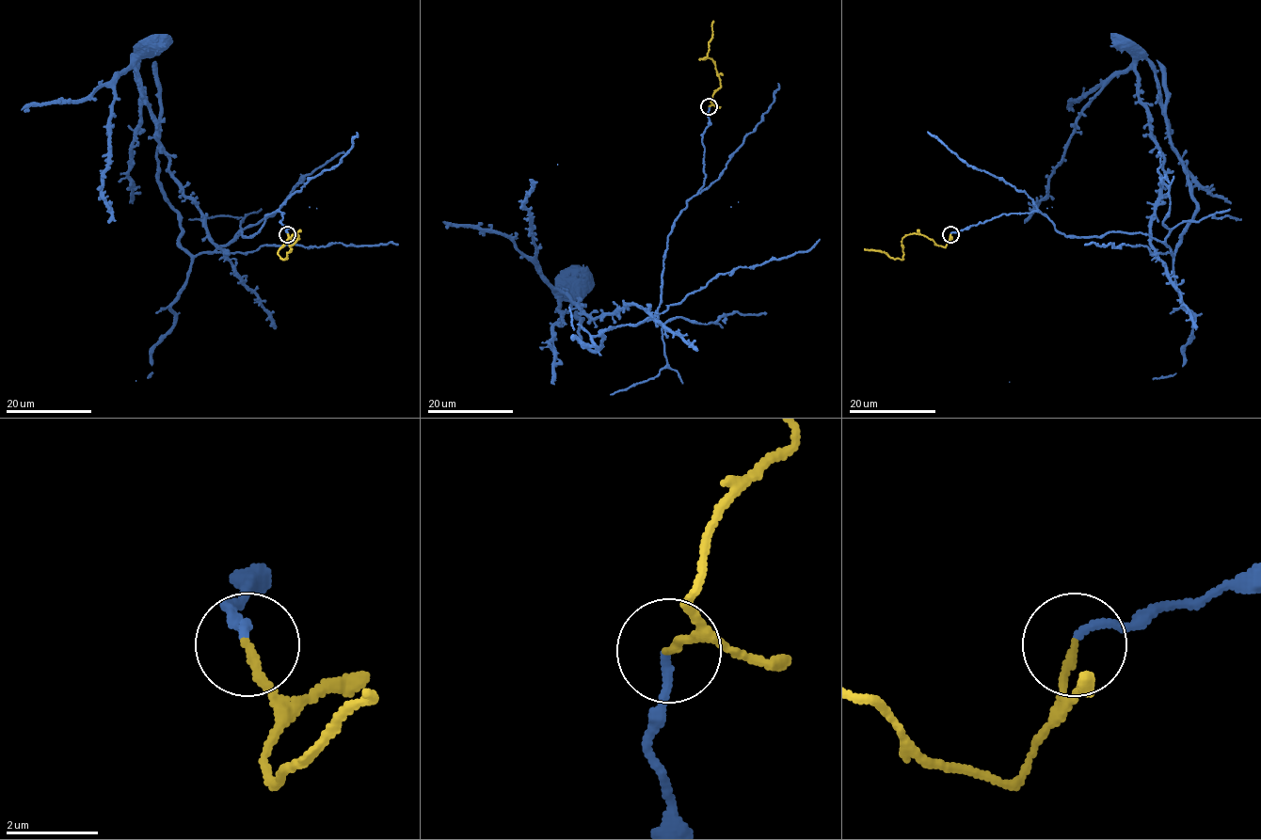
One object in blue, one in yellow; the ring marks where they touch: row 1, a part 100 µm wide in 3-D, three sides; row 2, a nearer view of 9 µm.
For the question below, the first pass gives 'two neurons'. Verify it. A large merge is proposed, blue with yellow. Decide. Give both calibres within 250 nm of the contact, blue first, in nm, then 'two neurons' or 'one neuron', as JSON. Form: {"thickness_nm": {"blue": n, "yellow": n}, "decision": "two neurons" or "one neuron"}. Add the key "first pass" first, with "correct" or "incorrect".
{"first pass": "incorrect", "thickness_nm": {"blue": 170, "yellow": 180}, "decision": "one neuron"}

